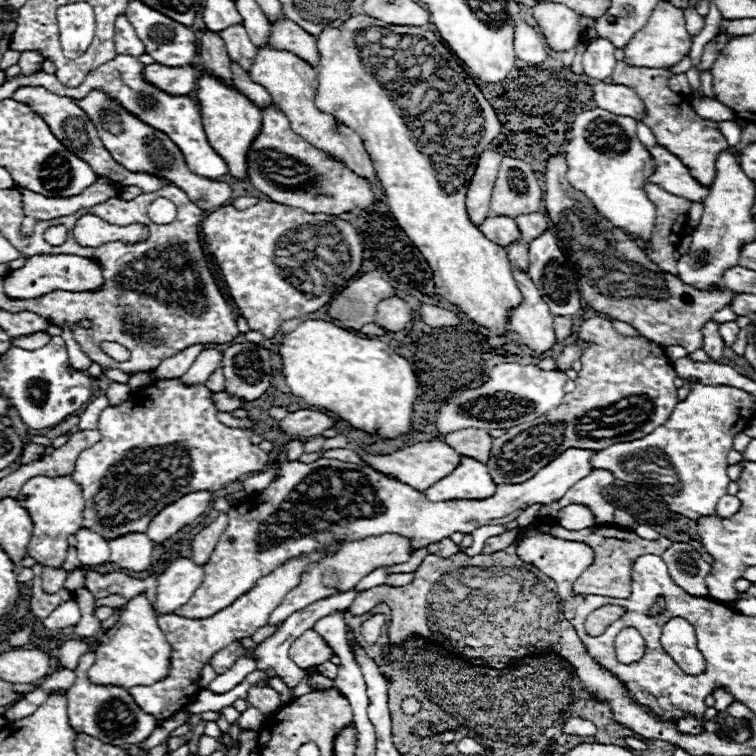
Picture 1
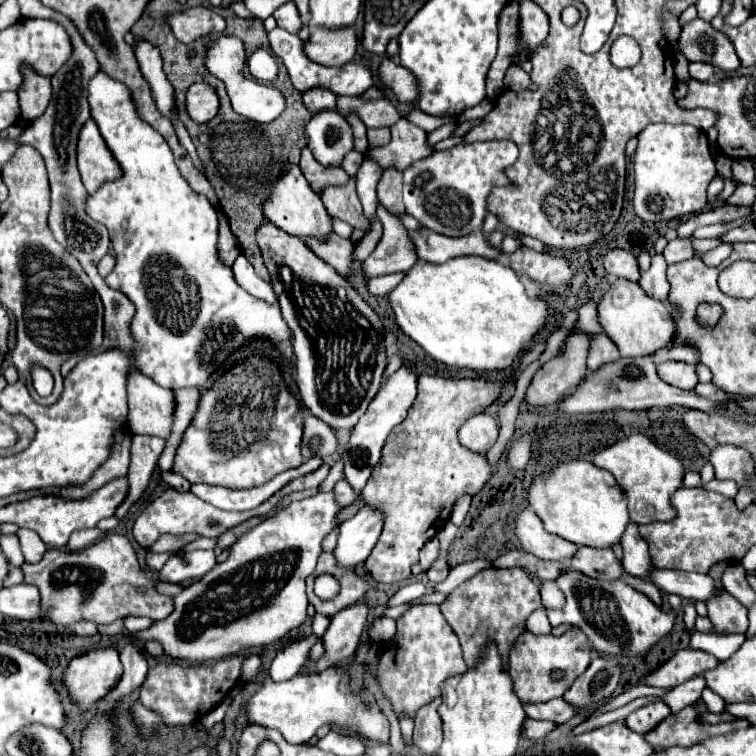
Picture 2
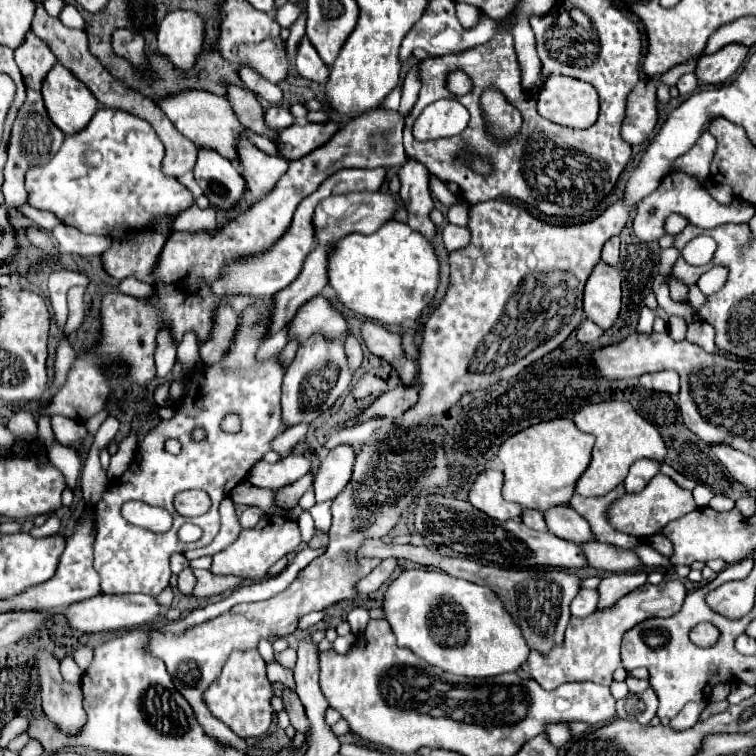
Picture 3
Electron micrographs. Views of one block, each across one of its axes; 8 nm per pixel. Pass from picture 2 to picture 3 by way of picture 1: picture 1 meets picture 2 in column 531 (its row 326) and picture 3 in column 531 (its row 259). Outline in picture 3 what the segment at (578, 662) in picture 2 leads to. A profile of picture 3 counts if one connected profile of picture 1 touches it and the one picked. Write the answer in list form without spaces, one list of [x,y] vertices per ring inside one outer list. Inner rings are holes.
[[[364,538],[362,544],[356,550],[356,558],[408,558],[414,560],[422,566],[436,566],[442,568],[444,572],[470,580],[474,584],[484,584],[490,586],[498,598],[504,602],[506,610],[512,614],[512,618],[518,620],[518,626],[522,628],[526,642],[530,648],[536,650],[550,650],[550,646],[554,646],[554,642],[562,642],[562,634],[566,630],[566,624],[570,620],[570,602],[572,598],[578,594],[582,578],[570,570],[562,570],[562,568],[538,568],[538,570],[506,570],[506,568],[498,568],[498,566],[484,566],[480,562],[468,560],[468,558],[460,558],[460,556],[440,556],[436,552],[432,552],[426,546],[396,546],[396,544],[386,544],[382,540],[376,538]]]

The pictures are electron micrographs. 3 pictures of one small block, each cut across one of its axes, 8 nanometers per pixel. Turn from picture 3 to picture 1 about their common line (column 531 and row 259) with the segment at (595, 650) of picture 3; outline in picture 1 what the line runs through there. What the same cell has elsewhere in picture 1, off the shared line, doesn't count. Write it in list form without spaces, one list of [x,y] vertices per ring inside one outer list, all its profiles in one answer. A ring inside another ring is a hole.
[[[648,182],[644,186],[646,194],[650,200],[654,200],[658,214],[656,214],[656,234],[652,238],[652,246],[654,246],[654,254],[650,256],[664,272],[676,274],[676,260],[674,260],[674,250],[682,238],[682,228],[686,224],[686,216],[688,216],[688,208],[690,208],[690,200],[674,196],[670,192],[664,192],[662,188],[658,188],[656,184]]]

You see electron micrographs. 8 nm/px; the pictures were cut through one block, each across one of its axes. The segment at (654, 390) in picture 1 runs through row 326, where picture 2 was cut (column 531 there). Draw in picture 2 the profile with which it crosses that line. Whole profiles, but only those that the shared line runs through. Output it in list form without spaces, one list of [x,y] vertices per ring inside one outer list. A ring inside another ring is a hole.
[[[488,568],[478,572],[474,578],[466,580],[462,586],[458,586],[450,598],[440,604],[440,610],[446,618],[446,622],[452,626],[456,636],[460,638],[462,650],[464,650],[464,662],[468,668],[474,668],[480,658],[482,650],[486,648],[488,642],[494,642],[504,670],[508,670],[508,654],[510,648],[514,646],[516,638],[526,632],[526,620],[528,616],[538,610],[540,604],[540,594],[538,594],[538,584],[530,578],[530,574],[522,568],[512,568],[512,570],[500,570],[500,568]]]

